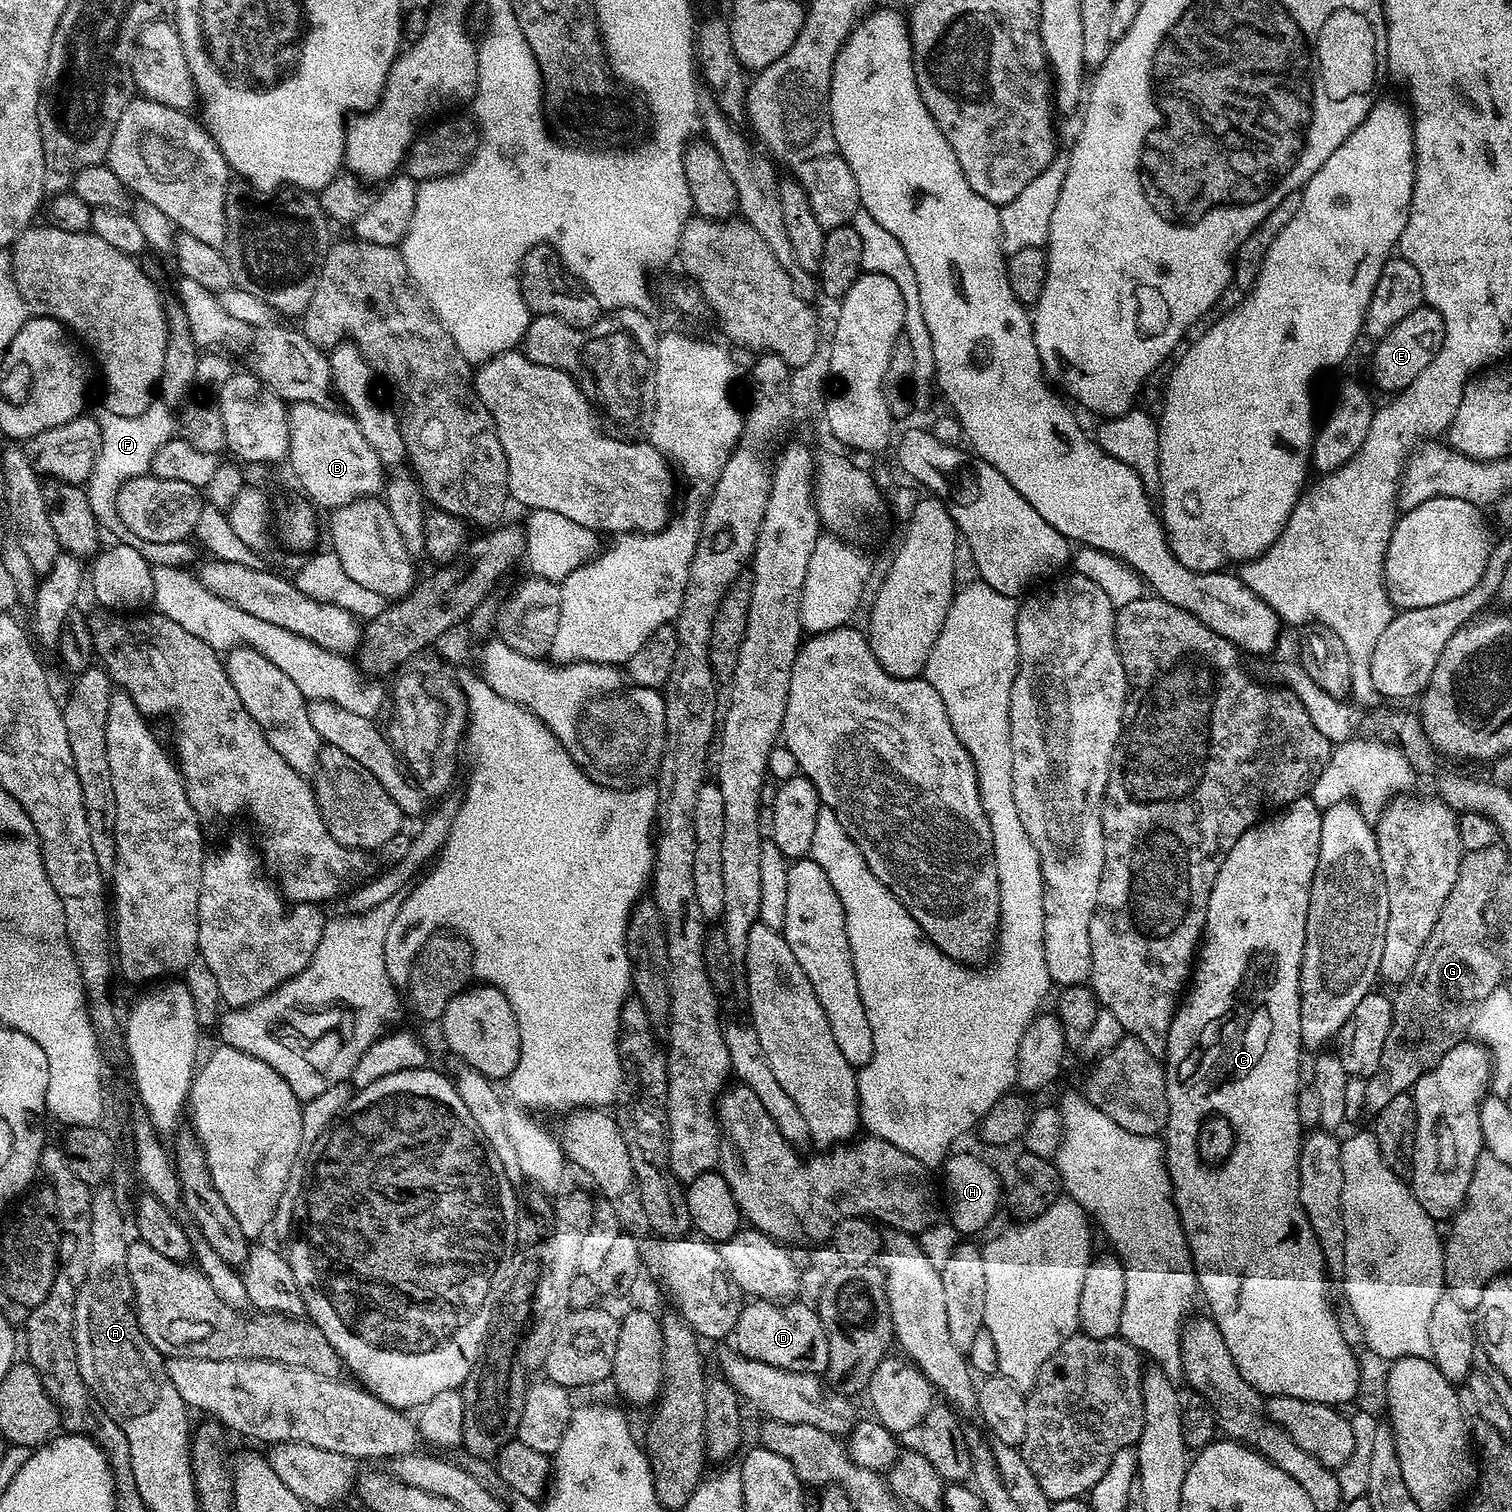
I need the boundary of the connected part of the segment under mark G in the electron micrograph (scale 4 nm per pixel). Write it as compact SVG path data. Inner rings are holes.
M1499 843L1486 850L1465 852L1461 856L1458 882L1454 882L1454 890L1450 890L1450 898L1446 898L1442 914L1438 914L1438 922L1434 922L1434 930L1430 930L1430 938L1426 938L1426 946L1421 950L1418 962L1414 962L1414 970L1395 989L1396 996L1391 997L1390 1034L1386 1038L1386 1046L1382 1048L1379 1070L1366 1079L1365 1113L1380 1112L1382 1106L1390 1103L1390 1098L1398 1098L1398 1094L1415 1088L1422 1074L1438 1066L1449 1050L1469 1035L1475 1012L1485 1003L1488 994L1501 987L1504 968L1484 937L1483 912L1484 903L1488 900L1488 884L1499 885L1506 874L1504 867L1508 859L1509 853Z

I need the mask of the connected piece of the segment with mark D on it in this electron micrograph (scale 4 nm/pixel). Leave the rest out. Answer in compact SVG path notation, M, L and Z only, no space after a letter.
M753 1299L738 1314L735 1351L741 1356L778 1366L782 1370L824 1374L828 1371L830 1346L820 1316L811 1303Z

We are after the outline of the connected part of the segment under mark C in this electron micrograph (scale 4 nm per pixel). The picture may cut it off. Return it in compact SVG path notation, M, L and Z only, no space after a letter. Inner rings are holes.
M1311 795L1300 796L1293 802L1287 805L1283 810L1277 811L1275 814L1269 815L1267 818L1261 819L1252 828L1247 828L1242 834L1242 838L1238 838L1238 842L1234 842L1234 846L1230 846L1230 854L1226 854L1226 858L1222 862L1222 866L1218 870L1218 874L1214 878L1214 886L1210 890L1210 902L1206 906L1206 922L1204 923L1204 935L1201 939L1198 949L1198 959L1194 964L1194 971L1190 976L1190 987L1187 989L1186 995L1181 999L1177 1010L1176 1017L1172 1019L1172 1025L1168 1028L1168 1051L1166 1053L1166 1063L1164 1064L1164 1081L1166 1082L1166 1094L1168 1095L1168 1117L1164 1123L1164 1131L1162 1133L1162 1143L1164 1146L1164 1161L1168 1167L1168 1177L1172 1183L1172 1200L1176 1204L1176 1210L1180 1213L1180 1225L1184 1231L1184 1237L1188 1243L1188 1249L1192 1255L1192 1264L1196 1267L1196 1283L1198 1285L1199 1295L1208 1303L1207 1311L1212 1317L1212 1321L1218 1326L1218 1330L1222 1330L1222 1338L1226 1342L1226 1346L1230 1349L1230 1358L1234 1358L1234 1366L1238 1366L1238 1374L1242 1374L1242 1378L1246 1378L1246 1382L1250 1382L1250 1386L1254 1390L1258 1390L1260 1395L1267 1398L1270 1396L1285 1396L1286 1398L1302 1398L1306 1402L1318 1402L1319 1404L1330 1404L1333 1406L1345 1406L1360 1392L1360 1364L1356 1361L1356 1356L1352 1353L1352 1348L1348 1345L1348 1340L1344 1337L1344 1332L1340 1329L1340 1320L1336 1317L1336 1312L1332 1309L1332 1300L1328 1297L1328 1279L1330 1273L1327 1264L1324 1263L1324 1255L1322 1250L1316 1245L1314 1238L1314 1230L1310 1226L1310 1222L1306 1218L1306 1210L1302 1210L1302 1202L1300 1201L1300 1179L1298 1178L1298 1166L1300 1165L1300 1145L1302 1143L1302 1129L1300 1127L1300 1119L1298 1118L1298 1094L1302 1087L1300 1081L1300 1052L1304 1048L1302 1042L1302 998L1300 997L1300 967L1302 966L1302 950L1306 942L1306 914L1310 910L1310 886L1314 878L1314 870L1318 866L1318 850L1320 849L1320 839L1322 838L1322 809L1320 809ZM1200 1112L1208 1112L1204 1114L1219 1114L1225 1120L1230 1122L1230 1126L1234 1126L1234 1134L1236 1135L1236 1145L1230 1154L1230 1158L1224 1160L1219 1166L1209 1166L1203 1163L1198 1154L1198 1134L1202 1123L1202 1115Z

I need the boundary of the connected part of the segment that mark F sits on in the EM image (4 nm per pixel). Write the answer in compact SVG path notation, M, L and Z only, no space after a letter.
M159 398L153 399L150 406L136 416L114 415L102 408L96 417L102 430L102 446L95 460L95 470L86 481L86 491L100 526L105 531L120 530L123 524L117 514L117 495L126 481L149 473L154 454L175 435L176 418L173 409L166 407Z

